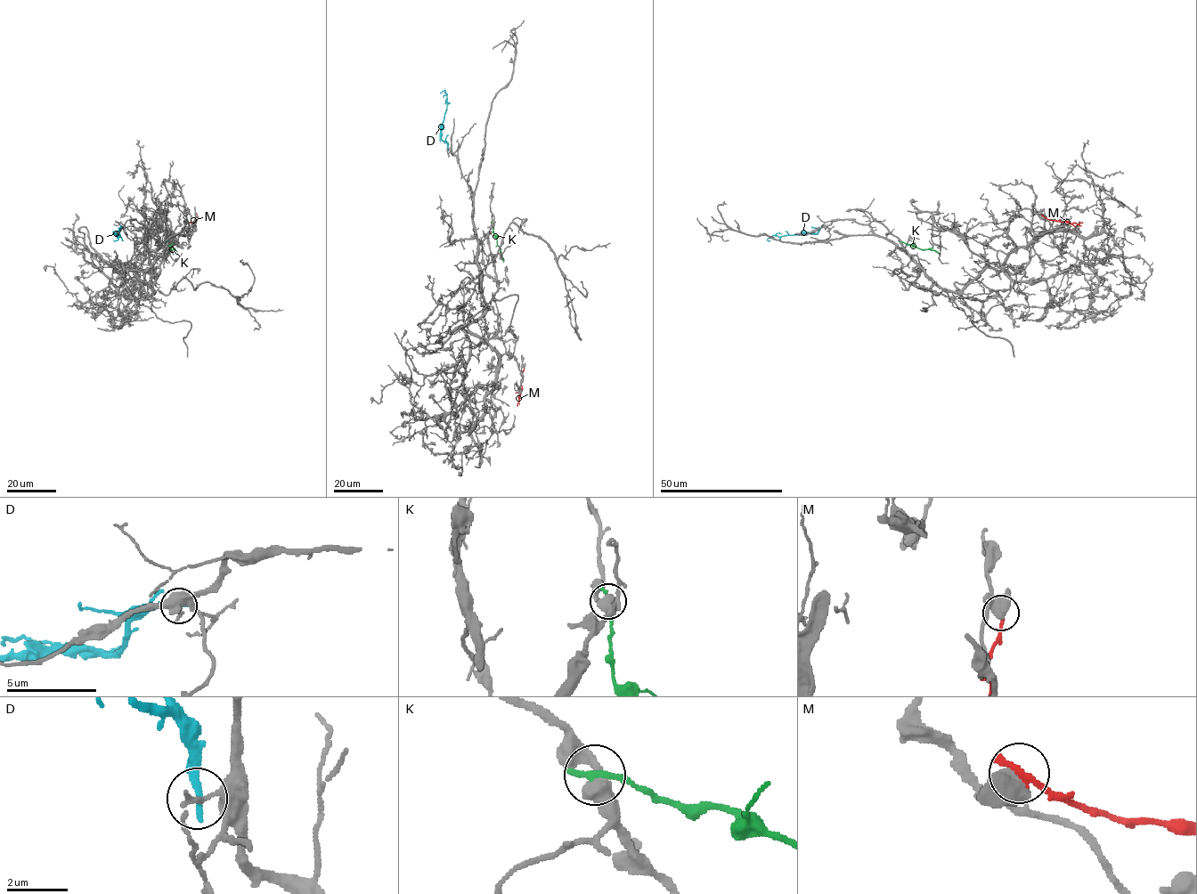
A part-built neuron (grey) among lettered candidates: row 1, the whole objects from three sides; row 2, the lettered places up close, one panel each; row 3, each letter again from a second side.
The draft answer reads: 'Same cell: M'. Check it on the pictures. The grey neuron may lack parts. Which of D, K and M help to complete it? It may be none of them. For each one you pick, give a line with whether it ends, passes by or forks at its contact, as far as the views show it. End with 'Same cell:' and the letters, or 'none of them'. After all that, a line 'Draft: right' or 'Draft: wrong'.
Same cell: none of them
Draft: wrong

